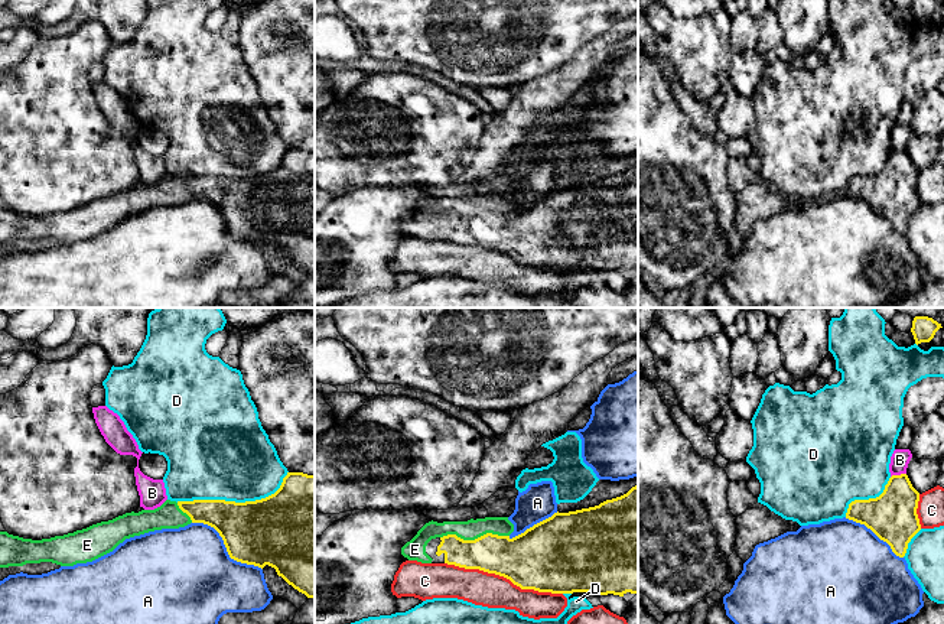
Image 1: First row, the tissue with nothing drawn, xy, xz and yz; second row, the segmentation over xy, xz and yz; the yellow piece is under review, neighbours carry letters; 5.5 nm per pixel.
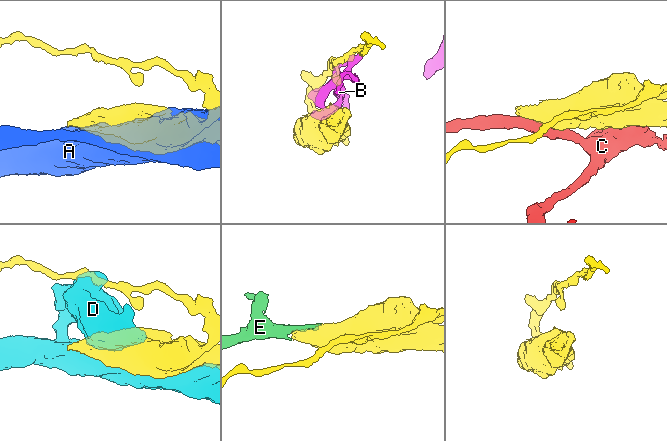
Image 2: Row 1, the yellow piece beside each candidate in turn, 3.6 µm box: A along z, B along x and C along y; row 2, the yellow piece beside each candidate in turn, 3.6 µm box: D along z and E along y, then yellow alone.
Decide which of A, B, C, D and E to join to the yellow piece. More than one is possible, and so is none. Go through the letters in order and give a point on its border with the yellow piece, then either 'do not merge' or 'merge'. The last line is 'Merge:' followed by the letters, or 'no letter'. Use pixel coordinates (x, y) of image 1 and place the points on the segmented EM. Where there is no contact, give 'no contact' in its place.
A: xy (225, 546) | do not merge
B: yz (898, 475) | do not merge
C: xz (504, 577) | do not merge
D: xy (234, 501) | do not merge
E: xz (475, 539) | merge
Merge: E

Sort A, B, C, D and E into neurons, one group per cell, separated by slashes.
A / B / C / D / E

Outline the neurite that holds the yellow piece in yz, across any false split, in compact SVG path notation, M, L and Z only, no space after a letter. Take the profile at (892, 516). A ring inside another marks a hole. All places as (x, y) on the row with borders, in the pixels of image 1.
M892 475L879 497L852 501L846 519L865 524L904 558L908 543L921 530L918 501L919 493L908 475Z

